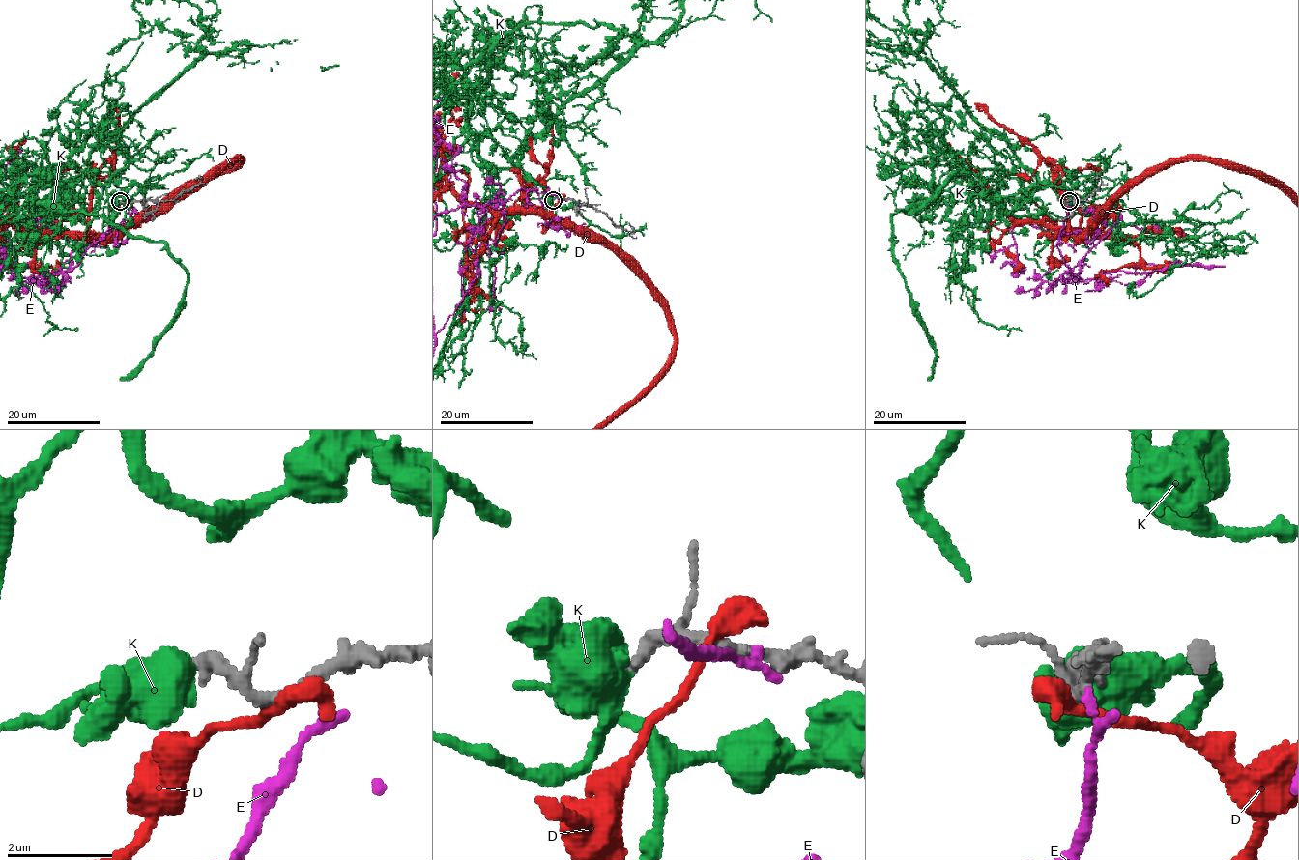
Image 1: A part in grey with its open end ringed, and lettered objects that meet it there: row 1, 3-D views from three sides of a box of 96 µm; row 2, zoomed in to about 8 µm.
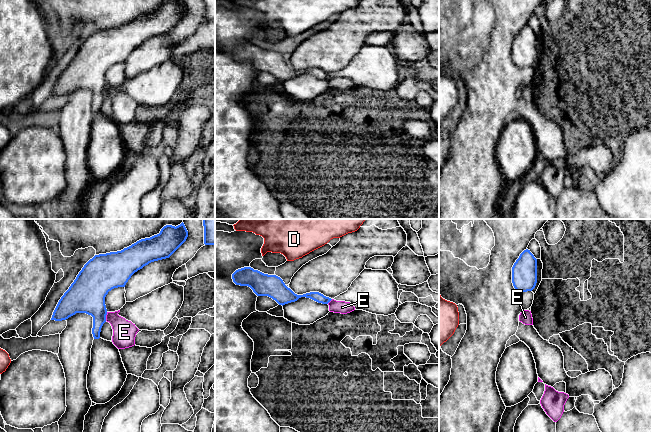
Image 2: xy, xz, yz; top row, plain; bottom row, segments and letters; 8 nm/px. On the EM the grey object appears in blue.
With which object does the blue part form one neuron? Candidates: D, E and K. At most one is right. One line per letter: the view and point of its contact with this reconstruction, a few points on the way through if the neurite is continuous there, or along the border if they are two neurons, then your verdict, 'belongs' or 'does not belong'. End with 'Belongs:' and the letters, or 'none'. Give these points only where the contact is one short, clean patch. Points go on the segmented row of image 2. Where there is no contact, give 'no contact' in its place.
D: no contact | does not belong
E: xy (105, 316) | along xy (107, 312), (105, 320) | does not belong
K: no contact | belongs
Belongs: K

